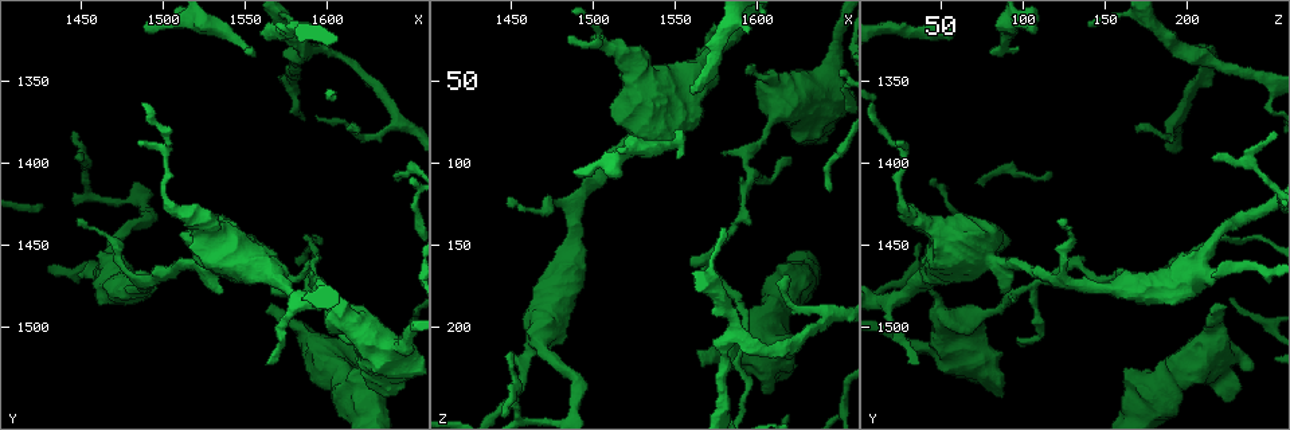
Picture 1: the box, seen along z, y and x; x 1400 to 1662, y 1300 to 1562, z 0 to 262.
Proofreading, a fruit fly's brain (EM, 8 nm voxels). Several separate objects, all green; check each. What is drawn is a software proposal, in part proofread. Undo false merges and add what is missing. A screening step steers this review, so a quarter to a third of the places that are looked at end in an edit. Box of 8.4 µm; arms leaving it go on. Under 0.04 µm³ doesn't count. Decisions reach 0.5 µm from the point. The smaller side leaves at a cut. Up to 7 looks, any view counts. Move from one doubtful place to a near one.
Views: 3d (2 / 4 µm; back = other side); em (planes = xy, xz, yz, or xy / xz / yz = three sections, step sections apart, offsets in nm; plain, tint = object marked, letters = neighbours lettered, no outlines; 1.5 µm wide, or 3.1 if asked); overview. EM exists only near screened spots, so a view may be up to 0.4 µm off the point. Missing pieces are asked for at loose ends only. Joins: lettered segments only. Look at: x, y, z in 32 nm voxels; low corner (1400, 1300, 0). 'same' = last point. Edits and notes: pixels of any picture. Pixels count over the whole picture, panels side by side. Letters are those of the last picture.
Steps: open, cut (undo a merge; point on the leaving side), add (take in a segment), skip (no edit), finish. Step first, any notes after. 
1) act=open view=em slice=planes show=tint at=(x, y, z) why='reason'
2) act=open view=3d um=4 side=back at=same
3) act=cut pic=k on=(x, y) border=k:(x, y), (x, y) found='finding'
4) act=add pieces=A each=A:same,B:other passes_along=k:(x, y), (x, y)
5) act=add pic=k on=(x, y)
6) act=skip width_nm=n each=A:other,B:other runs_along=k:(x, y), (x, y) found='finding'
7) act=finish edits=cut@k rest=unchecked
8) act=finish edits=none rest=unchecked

act=open view=3d um=4 at=(1642, 1538, 86) why='thick end'

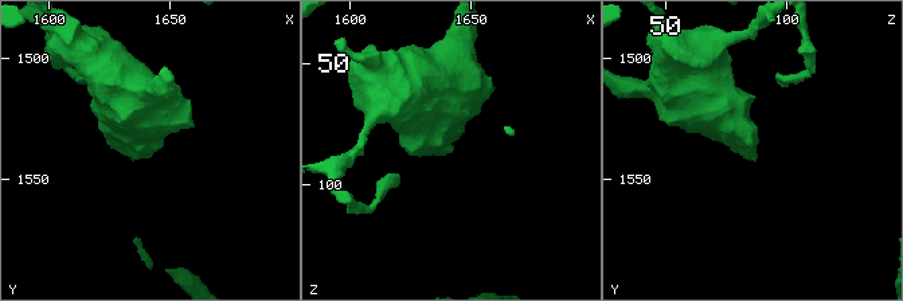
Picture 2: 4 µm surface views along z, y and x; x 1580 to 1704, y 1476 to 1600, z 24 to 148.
act=open view=em slice=xz step=4 show=letters at=(1642, 1538, 86)

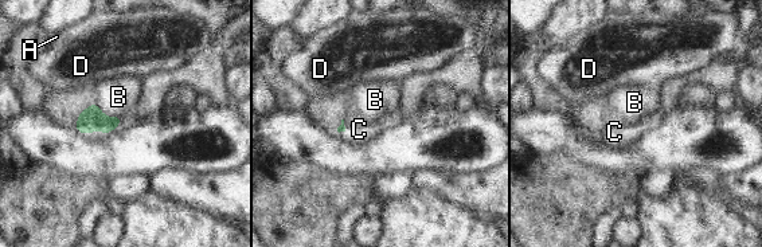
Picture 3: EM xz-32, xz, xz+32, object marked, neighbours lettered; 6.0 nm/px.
act=open view=em slice=planes show=letters at=same why='cut it another way'

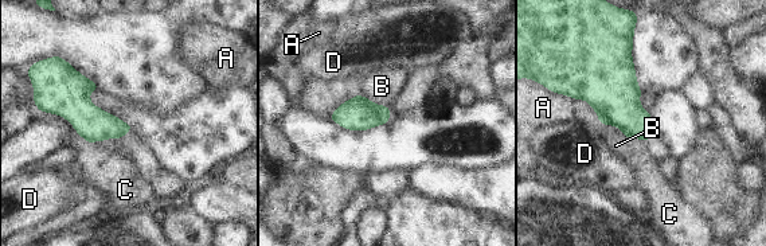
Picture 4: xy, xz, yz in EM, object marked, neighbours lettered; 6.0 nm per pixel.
act=skip each=A:other,B:other,C:other,D:other border=4:(363, 94), (375, 104), (389, 108) found='no lettered segment goes on from it'

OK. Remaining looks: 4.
act=open view=3d um=2 at=(1566, 1484, 222) why='branch stops here'

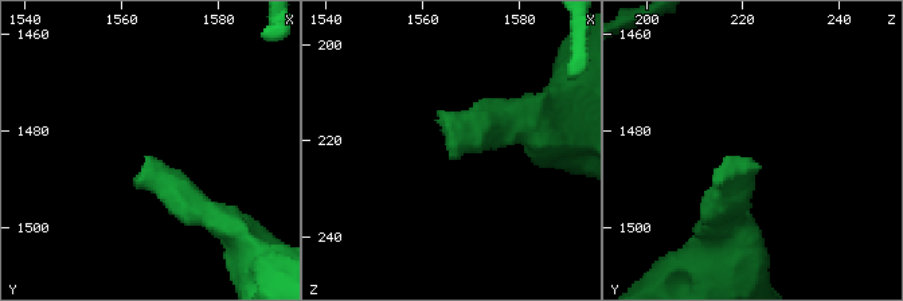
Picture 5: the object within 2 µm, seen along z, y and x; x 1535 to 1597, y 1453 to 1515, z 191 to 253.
act=open view=em slice=planes show=letters at=(1566, 1486, 222) why='shape alone is not enough'

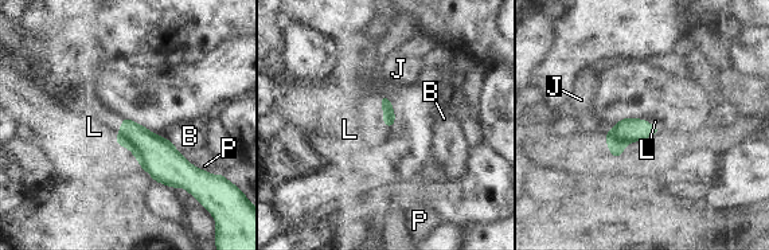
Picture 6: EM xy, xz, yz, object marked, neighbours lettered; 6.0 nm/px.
act=add pieces=L each=B:other,J:other,L:same,P:other passes_along=6:(389, 116), (383, 113), (350, 129) found='it goes on there'

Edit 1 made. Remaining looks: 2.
act=finish edits=add@6 rest=unchecked

